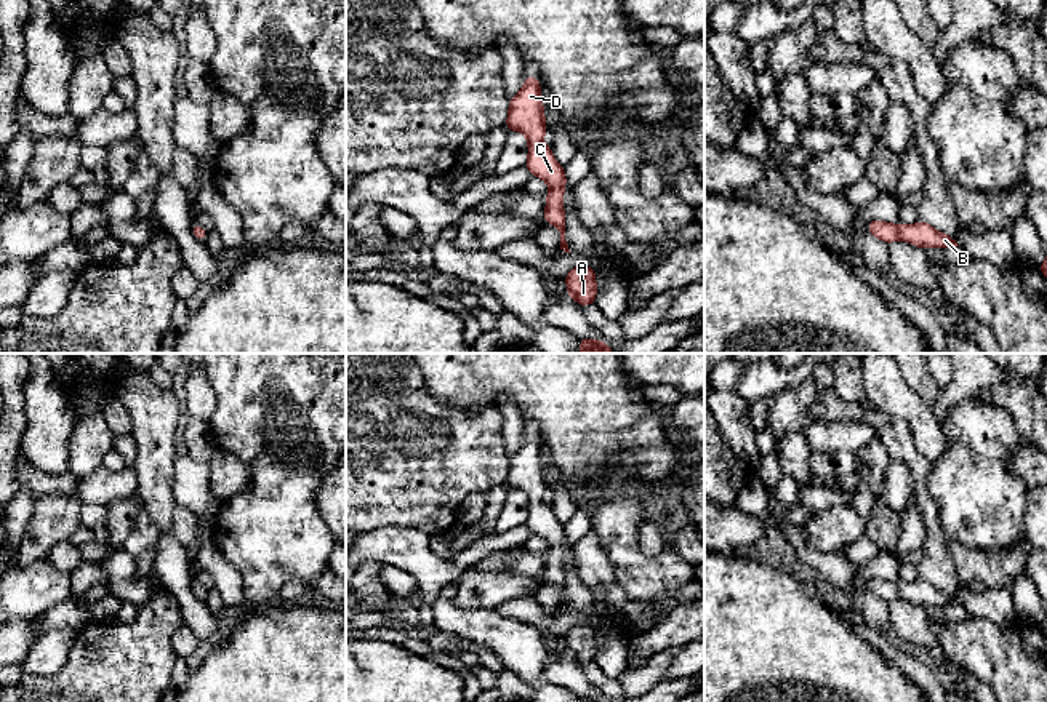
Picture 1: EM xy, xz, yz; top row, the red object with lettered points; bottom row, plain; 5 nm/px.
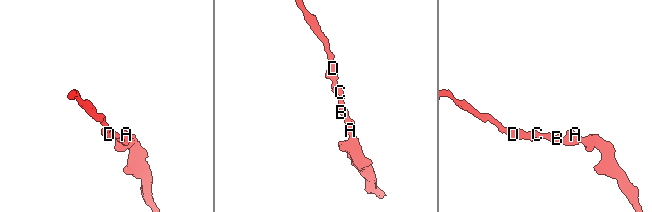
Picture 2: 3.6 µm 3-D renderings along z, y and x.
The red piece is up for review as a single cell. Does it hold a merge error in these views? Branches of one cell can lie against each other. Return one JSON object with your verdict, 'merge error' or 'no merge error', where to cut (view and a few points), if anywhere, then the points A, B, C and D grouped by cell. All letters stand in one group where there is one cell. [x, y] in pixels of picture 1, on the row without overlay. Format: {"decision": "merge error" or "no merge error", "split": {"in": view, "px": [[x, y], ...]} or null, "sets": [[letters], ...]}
{"decision": "no merge error", "split": null, "sets": [["A", "B", "C", "D"]]}

